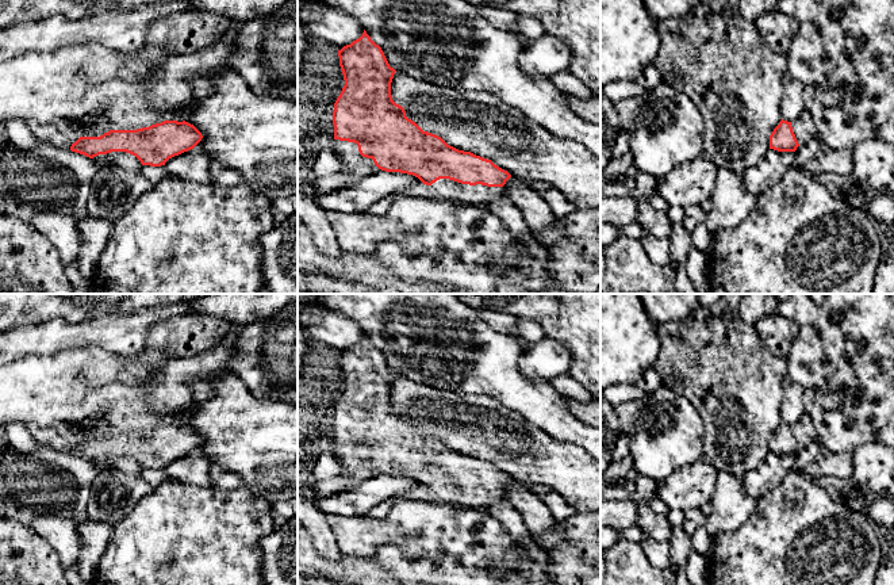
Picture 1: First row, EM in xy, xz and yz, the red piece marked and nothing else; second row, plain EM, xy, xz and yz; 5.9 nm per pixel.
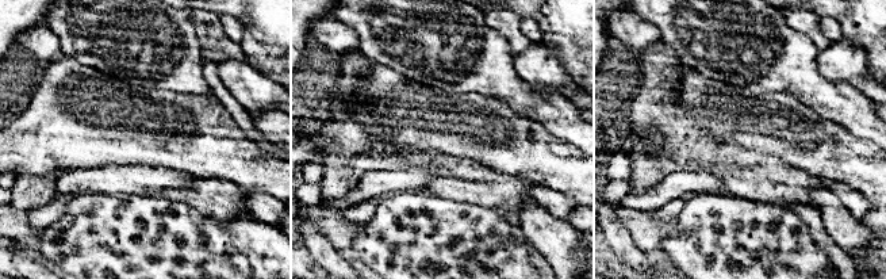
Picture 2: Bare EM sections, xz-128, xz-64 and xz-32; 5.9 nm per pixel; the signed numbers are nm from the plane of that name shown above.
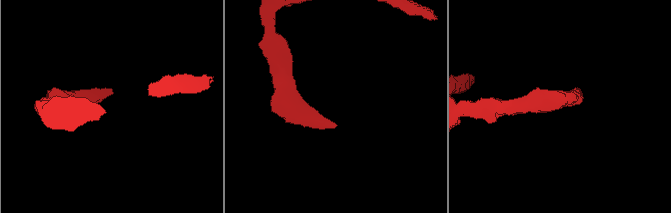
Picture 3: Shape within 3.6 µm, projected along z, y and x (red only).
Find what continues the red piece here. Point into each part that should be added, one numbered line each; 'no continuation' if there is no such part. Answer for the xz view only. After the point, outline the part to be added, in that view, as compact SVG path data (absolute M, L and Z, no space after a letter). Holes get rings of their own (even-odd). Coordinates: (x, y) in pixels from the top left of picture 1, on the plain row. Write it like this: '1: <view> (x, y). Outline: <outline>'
1: xz (355, 470). Outline: M334 443L334 452L341 462L341 477L346 481L346 488L357 486L364 481L380 475L372 462L362 460L354 446Z
2: xz (444, 492). Outline: M449 482L437 483L433 490L433 497L441 504L454 504L476 509L481 509L494 502L509 502L503 490L469 489Z

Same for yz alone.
1: yz (804, 431). Outline: M806 412L791 425L791 431L799 450L805 450L816 439L816 429L811 417Z

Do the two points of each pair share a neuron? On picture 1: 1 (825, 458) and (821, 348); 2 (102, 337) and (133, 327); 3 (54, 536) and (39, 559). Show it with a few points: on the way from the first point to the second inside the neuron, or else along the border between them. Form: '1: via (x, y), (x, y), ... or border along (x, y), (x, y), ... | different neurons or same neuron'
1: border along (822, 447), (835, 452), (850, 454) | different neurons
2: via (110, 332), (125, 332) | same neuron
3: border along (30, 526), (54, 551), (64, 570) | different neurons

